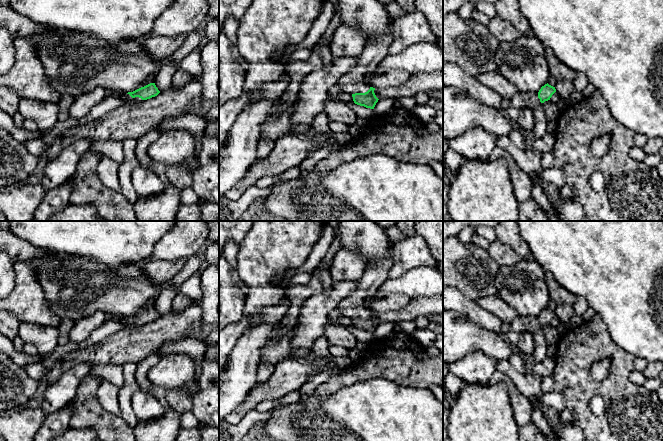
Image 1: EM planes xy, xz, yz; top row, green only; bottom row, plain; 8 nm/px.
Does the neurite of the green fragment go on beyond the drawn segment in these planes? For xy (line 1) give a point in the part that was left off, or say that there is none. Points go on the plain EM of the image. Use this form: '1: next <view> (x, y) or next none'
1: next xy (127, 323)

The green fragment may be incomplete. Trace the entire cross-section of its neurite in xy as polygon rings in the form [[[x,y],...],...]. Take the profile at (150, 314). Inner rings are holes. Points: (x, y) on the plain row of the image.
[[[150,307],[144,311],[141,311],[133,316],[123,317],[121,318],[121,322],[123,323],[125,328],[138,328],[142,324],[147,324],[152,321],[157,320],[160,317],[155,307]]]

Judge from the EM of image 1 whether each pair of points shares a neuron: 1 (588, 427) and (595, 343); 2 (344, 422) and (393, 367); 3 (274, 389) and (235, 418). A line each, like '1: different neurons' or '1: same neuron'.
1: same neuron
2: different neurons
3: same neuron

